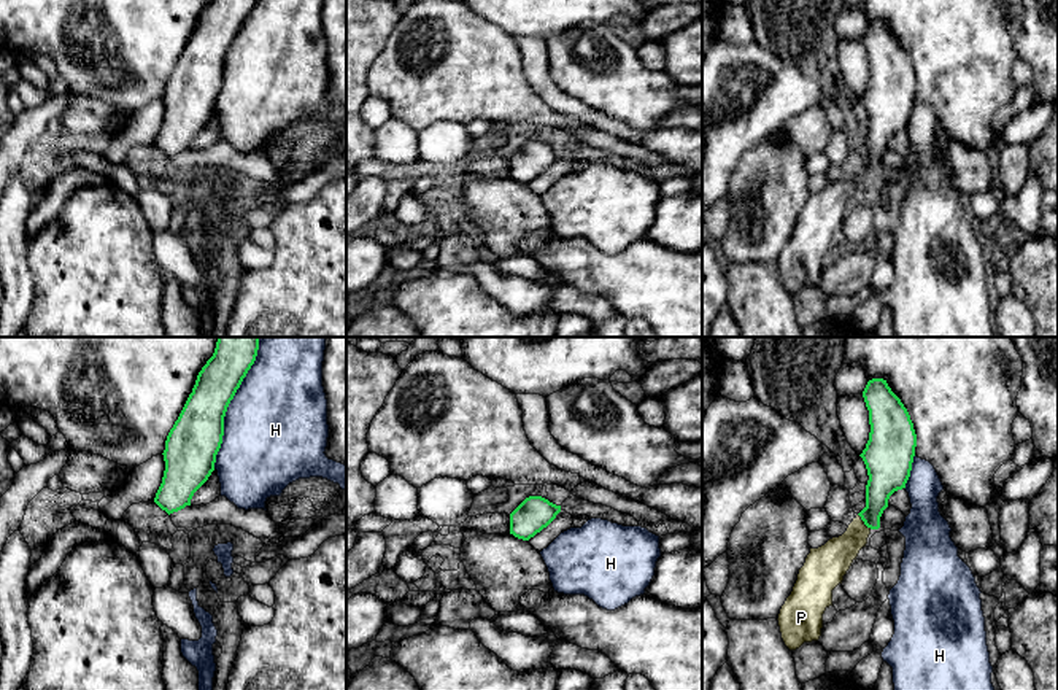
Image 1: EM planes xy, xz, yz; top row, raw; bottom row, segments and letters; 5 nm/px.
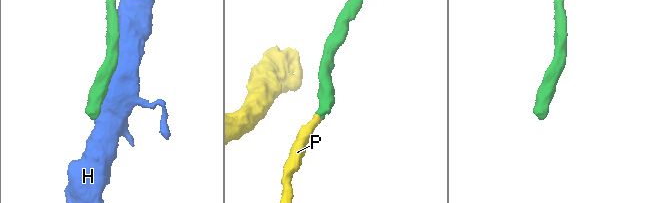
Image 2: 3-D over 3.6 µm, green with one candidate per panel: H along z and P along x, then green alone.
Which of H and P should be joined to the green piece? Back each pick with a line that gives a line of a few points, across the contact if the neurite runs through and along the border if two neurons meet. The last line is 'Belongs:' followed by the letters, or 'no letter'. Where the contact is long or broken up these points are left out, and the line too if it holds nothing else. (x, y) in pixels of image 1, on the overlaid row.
P: yz (885, 477), (874, 509), (863, 520), (857, 536), (834, 558)
Belongs: P

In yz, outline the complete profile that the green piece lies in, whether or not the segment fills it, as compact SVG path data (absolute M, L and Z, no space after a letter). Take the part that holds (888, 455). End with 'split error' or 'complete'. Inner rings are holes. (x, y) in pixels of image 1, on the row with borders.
M883 378L869 380L863 397L871 424L869 440L859 455L869 475L866 507L842 536L810 549L799 569L777 618L790 650L820 639L823 614L832 606L832 590L842 583L859 550L866 547L871 531L880 528L890 496L905 488L910 477L917 434L907 409Z | split error

